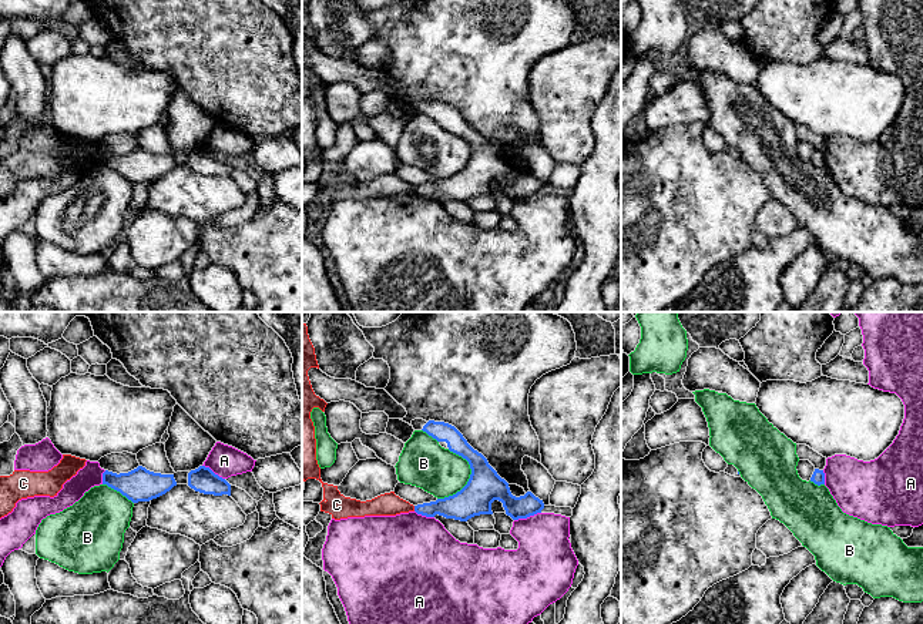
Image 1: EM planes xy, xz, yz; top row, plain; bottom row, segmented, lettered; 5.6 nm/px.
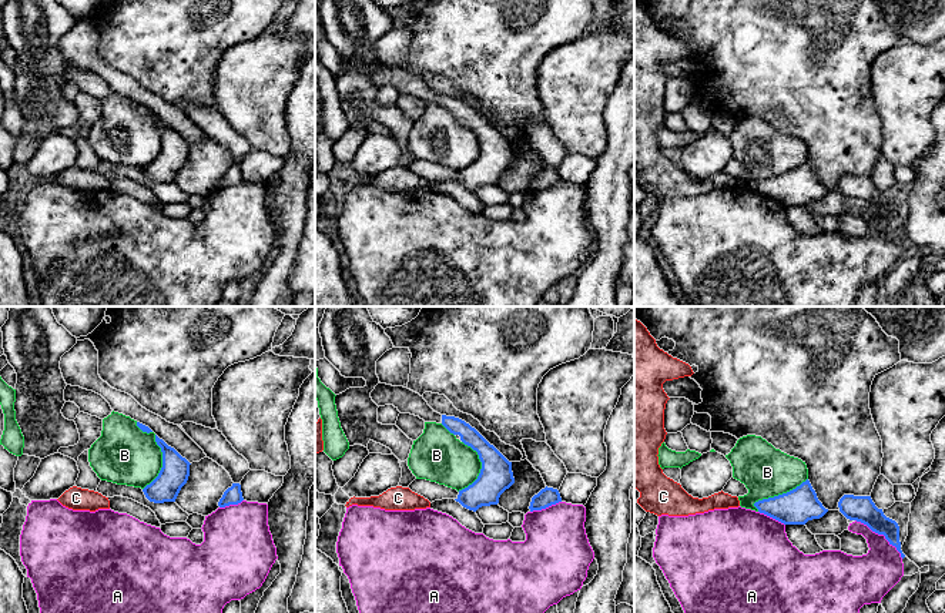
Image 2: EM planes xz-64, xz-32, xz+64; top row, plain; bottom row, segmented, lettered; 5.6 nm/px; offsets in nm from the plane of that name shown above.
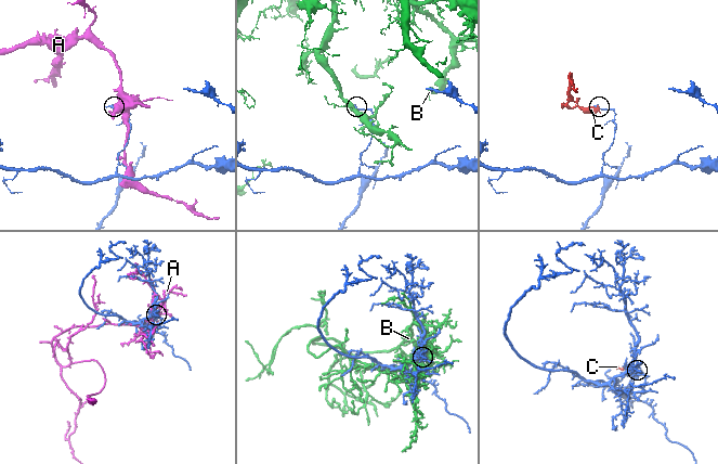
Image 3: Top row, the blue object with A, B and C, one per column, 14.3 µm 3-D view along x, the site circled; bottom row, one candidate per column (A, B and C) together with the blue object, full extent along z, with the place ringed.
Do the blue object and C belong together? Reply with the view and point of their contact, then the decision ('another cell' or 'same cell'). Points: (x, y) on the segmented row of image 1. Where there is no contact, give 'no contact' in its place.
contact xz (415, 509); another cell

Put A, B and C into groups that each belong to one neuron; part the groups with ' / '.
A / B / C

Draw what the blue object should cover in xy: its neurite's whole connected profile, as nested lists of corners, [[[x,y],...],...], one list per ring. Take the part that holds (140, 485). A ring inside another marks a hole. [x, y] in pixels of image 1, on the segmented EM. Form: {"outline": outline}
{"outline": [[[142,466],[128,473],[103,473],[103,484],[120,492],[132,503],[150,501],[170,492],[177,482],[174,474],[161,474],[147,470]]]}

